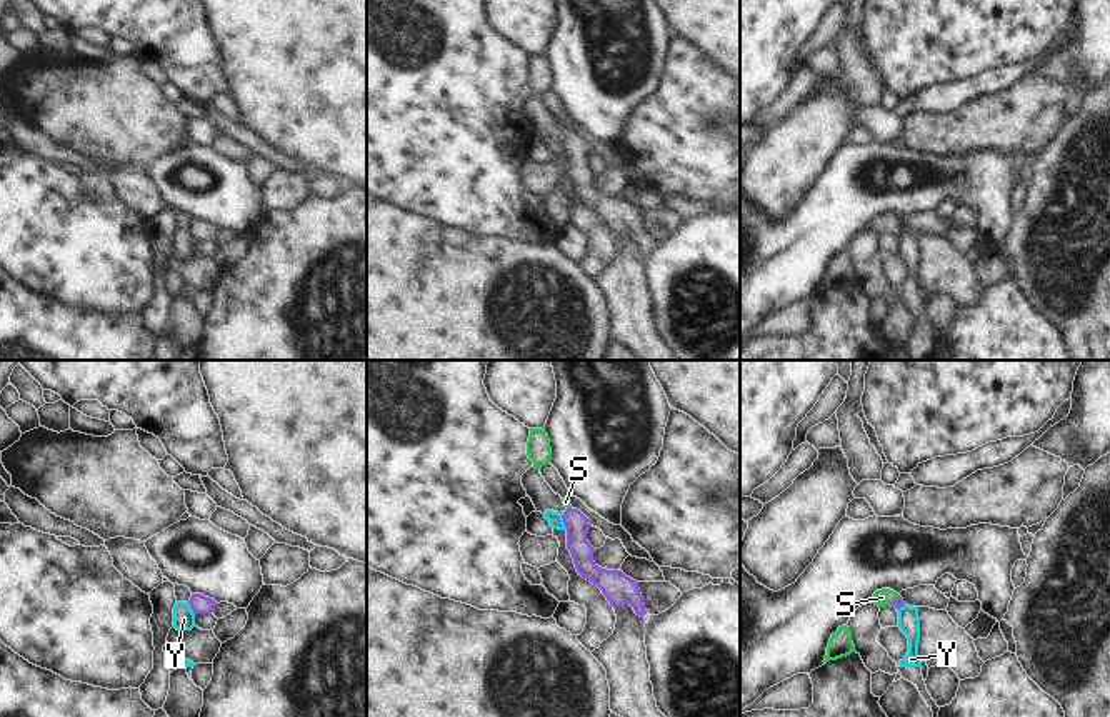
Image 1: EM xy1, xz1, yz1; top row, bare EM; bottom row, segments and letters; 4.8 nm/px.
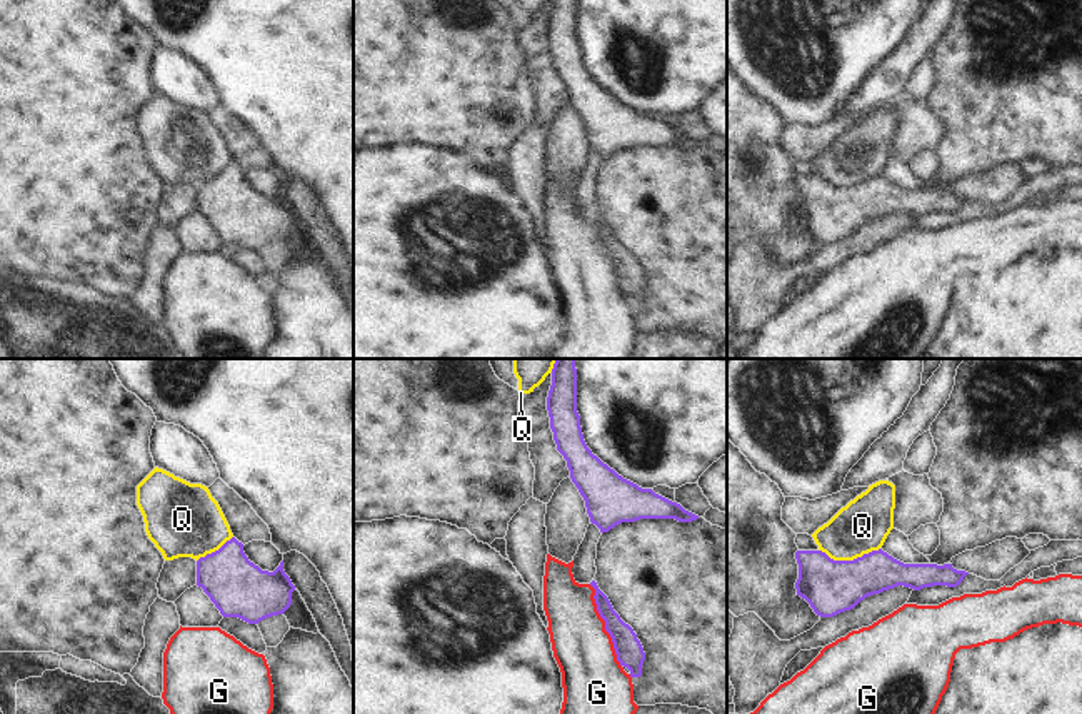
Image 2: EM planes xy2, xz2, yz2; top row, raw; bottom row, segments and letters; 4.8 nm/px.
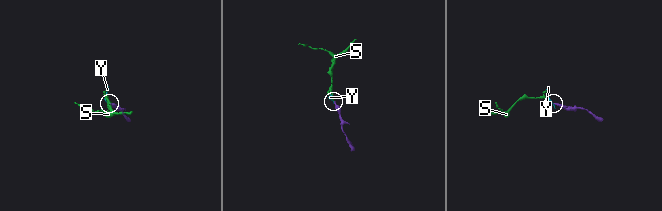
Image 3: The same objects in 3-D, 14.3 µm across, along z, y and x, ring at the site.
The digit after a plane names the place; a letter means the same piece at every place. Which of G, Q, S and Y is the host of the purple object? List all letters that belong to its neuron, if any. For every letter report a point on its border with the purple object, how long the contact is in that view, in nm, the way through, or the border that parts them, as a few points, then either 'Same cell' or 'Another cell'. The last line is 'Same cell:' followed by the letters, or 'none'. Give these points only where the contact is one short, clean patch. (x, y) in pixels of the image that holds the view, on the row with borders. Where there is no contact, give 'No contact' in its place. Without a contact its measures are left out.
G: Touches purple at xz2 (606, 626). Shared border 420 nm. Another cell
Q: Touches purple at yz2 (849, 561). Shared border 300 nm. Another cell
S: Touches purple at yz1 (895, 599). Shared border 70 nm. Path across: yz1 (899, 602), (895, 599), (882, 597). Same cell
Y: Touches purple at xz1 (564, 522). Shared border 80 nm. Boundary: xz1 (560, 516), (567, 529). Another cell
Same cell: S

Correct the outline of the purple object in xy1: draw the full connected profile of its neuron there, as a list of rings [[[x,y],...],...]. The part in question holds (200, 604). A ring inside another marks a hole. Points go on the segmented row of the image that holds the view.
[[[192,594],[188,604],[190,604],[193,614],[212,614],[213,607],[217,605],[217,602],[213,599],[205,597],[202,594]]]

